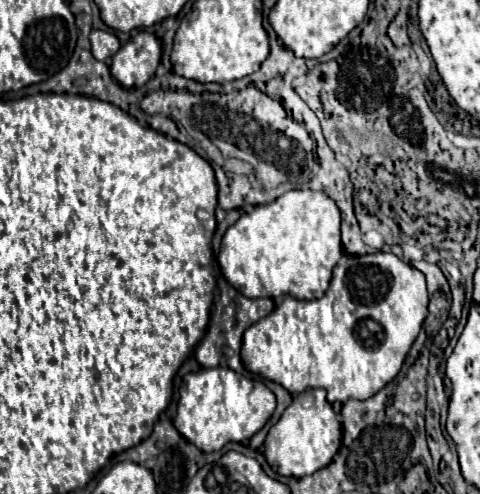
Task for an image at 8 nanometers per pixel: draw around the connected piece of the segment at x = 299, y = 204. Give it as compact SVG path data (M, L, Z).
M288 190L276 200L254 206L252 212L238 218L234 226L222 238L218 264L226 280L248 298L280 298L292 294L300 300L322 298L330 286L332 270L342 258L342 240L340 240L340 208L326 192L316 190Z

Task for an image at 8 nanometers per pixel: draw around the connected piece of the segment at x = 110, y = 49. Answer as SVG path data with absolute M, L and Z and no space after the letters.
M92 30L90 42L92 42L92 54L96 60L108 60L120 48L120 40L116 38L116 34L106 30Z

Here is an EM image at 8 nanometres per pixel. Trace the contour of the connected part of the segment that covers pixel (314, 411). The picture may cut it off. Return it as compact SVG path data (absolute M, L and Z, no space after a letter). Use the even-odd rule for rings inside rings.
M322 388L306 390L294 396L280 420L270 428L264 442L264 456L270 468L280 476L302 478L328 466L342 444L342 426ZM314 400L314 402L312 402Z

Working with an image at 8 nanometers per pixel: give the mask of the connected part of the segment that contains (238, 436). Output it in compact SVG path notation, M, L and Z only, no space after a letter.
M202 368L184 376L174 426L202 452L214 452L228 442L250 440L268 422L274 408L276 396L264 382L244 378L232 368Z

